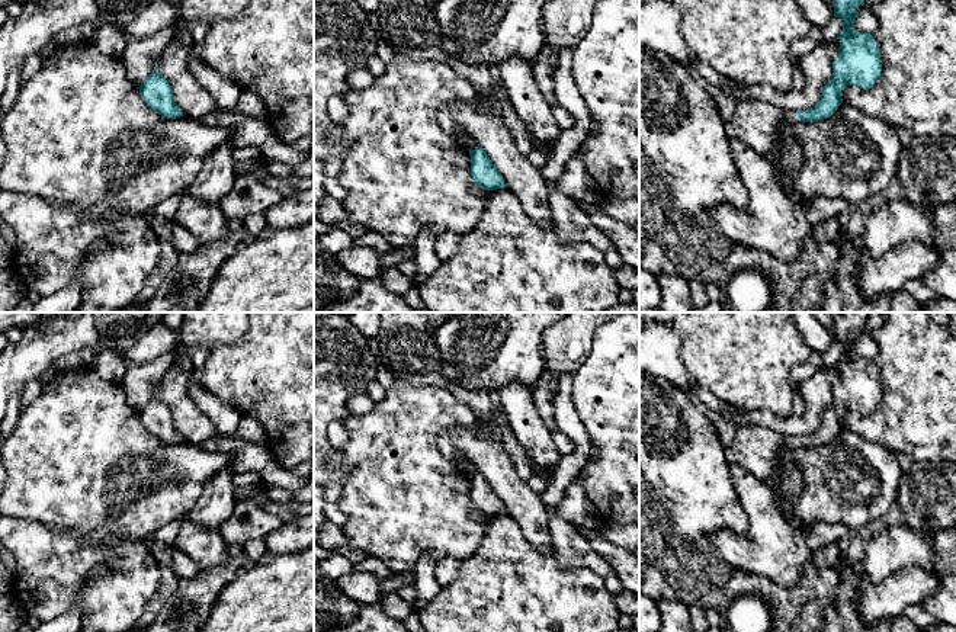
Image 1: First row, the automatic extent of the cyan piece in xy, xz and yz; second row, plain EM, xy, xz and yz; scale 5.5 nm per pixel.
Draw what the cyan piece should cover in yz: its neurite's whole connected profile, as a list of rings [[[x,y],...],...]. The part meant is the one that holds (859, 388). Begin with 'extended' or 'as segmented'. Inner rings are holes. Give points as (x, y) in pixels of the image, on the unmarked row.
extended; [[[833,312],[834,341],[841,343],[843,355],[837,360],[841,366],[838,382],[833,386],[833,402],[822,413],[821,426],[811,434],[785,439],[789,449],[817,447],[830,443],[843,429],[847,411],[870,414],[882,401],[880,373],[870,359],[853,355],[857,343],[856,333],[864,331],[869,312]]]

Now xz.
as segmented; [[[479,471],[472,475],[469,481],[471,501],[475,511],[484,516],[497,516],[506,513],[503,501]]]

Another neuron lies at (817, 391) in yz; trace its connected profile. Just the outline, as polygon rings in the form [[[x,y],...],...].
[[[835,363],[831,368],[818,368],[815,373],[802,384],[792,384],[795,394],[801,394],[805,400],[805,413],[802,416],[790,416],[780,418],[769,411],[742,410],[726,402],[728,410],[734,414],[729,423],[735,429],[741,426],[761,426],[783,439],[796,439],[814,433],[822,420],[822,413],[833,402],[833,386],[838,382],[841,366]]]

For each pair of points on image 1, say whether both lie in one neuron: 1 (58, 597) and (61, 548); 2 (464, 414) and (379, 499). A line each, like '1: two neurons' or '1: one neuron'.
1: one neuron
2: one neuron

